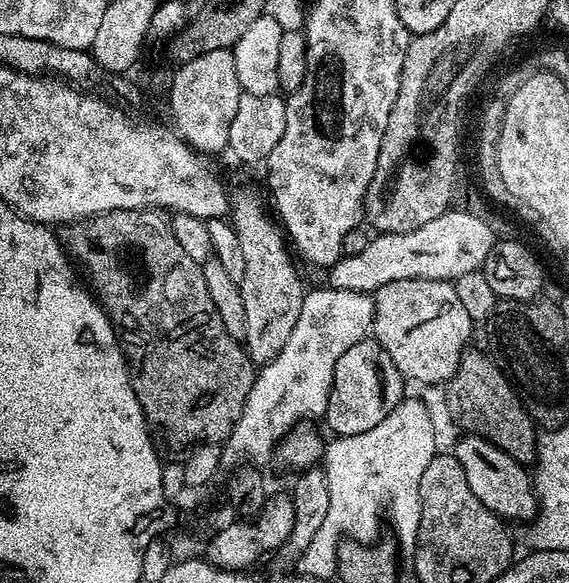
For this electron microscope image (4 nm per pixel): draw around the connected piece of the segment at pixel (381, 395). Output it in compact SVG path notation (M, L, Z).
M374 338L356 341L350 346L334 368L333 386L329 392L329 402L323 414L323 423L328 423L332 434L348 436L371 430L406 396L404 376L390 362L390 354Z

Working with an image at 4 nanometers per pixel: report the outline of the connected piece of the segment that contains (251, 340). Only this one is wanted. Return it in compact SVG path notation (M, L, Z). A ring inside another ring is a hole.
M240 192L237 196L235 193L231 197L230 223L238 234L238 242L242 246L242 259L246 262L246 274L242 274L238 282L246 308L242 343L248 357L256 366L263 366L277 358L279 351L286 345L291 330L298 321L306 293L306 285L304 286L296 273L297 261L286 243L285 233L274 220L272 222L267 217L267 214L259 198L252 192Z

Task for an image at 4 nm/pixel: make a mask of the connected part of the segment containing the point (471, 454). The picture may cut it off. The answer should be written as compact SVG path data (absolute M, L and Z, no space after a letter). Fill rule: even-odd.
M464 434L461 437L454 448L454 454L462 466L462 471L466 473L466 482L474 498L478 498L478 502L482 502L486 510L490 510L495 516L505 521L531 521L537 515L538 505L534 480L529 469L519 464L514 458L510 458L506 450L494 446L494 442L486 438L471 434Z

